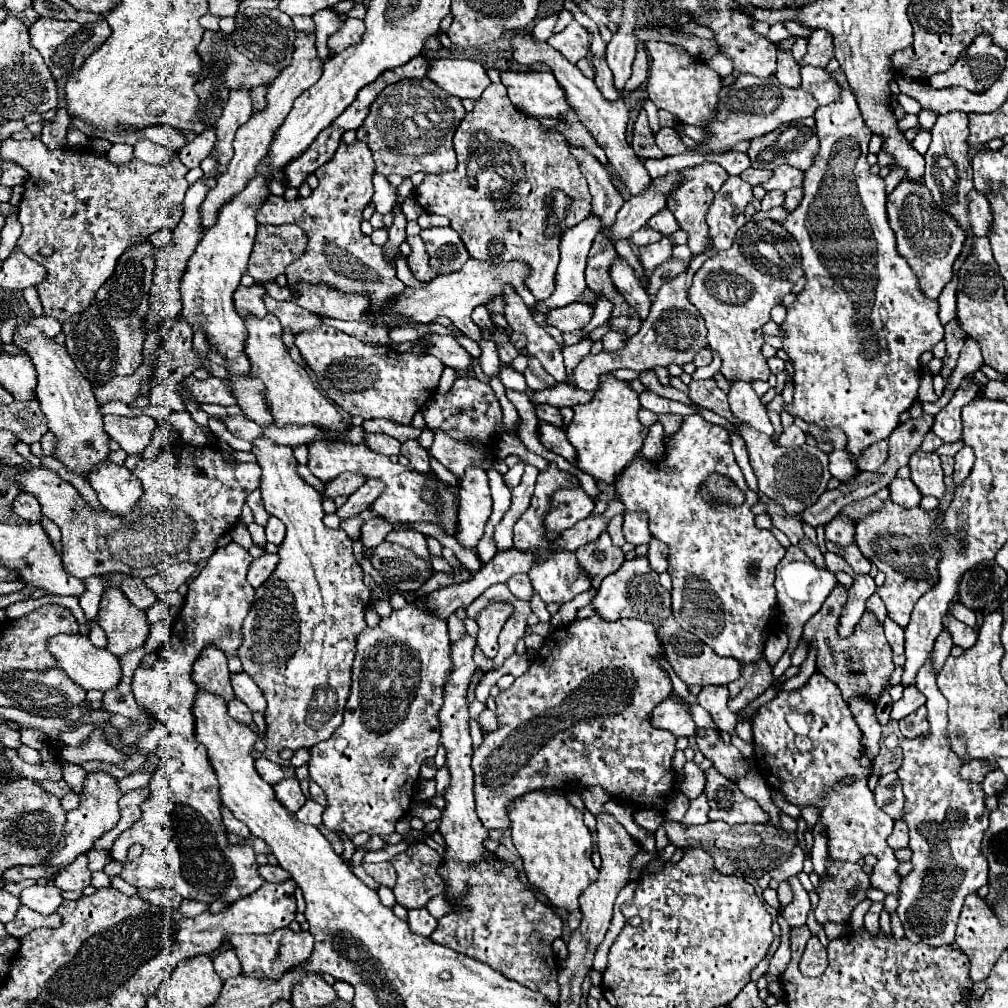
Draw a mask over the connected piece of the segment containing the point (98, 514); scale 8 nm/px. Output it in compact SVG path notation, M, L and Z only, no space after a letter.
M31 468L27 470L27 478L23 478L23 492L31 492L39 498L41 504L41 512L45 518L53 520L61 534L63 534L63 568L79 578L85 580L89 576L95 574L107 574L107 572L123 572L127 574L127 566L123 566L123 562L115 562L115 558L111 558L111 550L107 550L107 546L103 546L103 534L107 534L107 530L115 530L115 526L119 526L119 516L101 508L95 510L91 508L81 494L77 492L75 486L71 486L69 482L63 482L55 472L47 470L47 468Z

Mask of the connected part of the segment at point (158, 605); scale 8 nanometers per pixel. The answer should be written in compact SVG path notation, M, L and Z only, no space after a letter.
M157 600L153 606L149 606L149 608L145 610L145 614L147 614L149 622L155 624L155 622L161 622L161 620L165 620L165 618L169 616L169 606L167 606L165 602Z

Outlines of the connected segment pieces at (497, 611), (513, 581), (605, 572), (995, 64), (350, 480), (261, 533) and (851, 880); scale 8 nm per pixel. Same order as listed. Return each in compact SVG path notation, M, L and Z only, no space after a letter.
M505 602L501 604L489 604L483 608L477 616L475 622L479 624L479 634L477 634L477 646L485 654L485 658L495 658L497 654L497 636L511 616L511 606Z
M513 574L509 578L507 586L519 600L531 600L531 596L533 596L533 586L531 586L527 574Z
M601 534L595 542L581 546L577 552L579 564L589 572L593 588L599 588L603 578L617 572L619 566L625 562L625 554L621 548L611 544L609 534Z
M979 36L947 72L933 74L929 84L935 88L965 86L971 92L983 92L1003 72L1005 58L1007 52L1003 48L995 46L987 36Z
M343 472L339 474L339 478L335 478L335 482L329 482L325 484L325 494L329 498L335 498L335 496L349 496L353 494L359 486L365 484L365 476L359 474L359 472Z
M253 522L253 524L249 524L249 532L251 532L251 538L253 538L253 544L257 544L259 548L263 548L263 552L265 552L265 544L267 544L267 540L265 540L265 528L263 526L259 528Z
M827 858L827 872L829 876L821 880L817 888L819 904L815 908L815 918L821 924L829 920L847 922L853 908L865 900L865 892L871 886L869 876L859 864L831 862L831 858Z

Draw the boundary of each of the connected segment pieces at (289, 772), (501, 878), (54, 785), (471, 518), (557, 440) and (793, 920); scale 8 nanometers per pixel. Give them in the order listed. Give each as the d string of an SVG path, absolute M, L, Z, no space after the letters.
M259 758L255 760L255 770L257 774L267 782L267 784L277 784L285 778L293 778L295 776L295 768L293 766L281 766L275 762L269 762L267 758Z
M465 634L461 640L451 642L451 674L445 684L445 702L439 710L439 724L441 724L441 746L447 750L445 754L445 766L449 770L449 786L443 792L445 798L445 808L441 810L441 820L439 820L439 834L445 840L445 854L439 866L439 876L443 876L447 884L447 898L459 902L449 914L439 918L439 926L431 934L431 940L435 944L447 946L459 954L465 954L469 958L475 958L479 962L489 964L493 970L501 972L505 978L519 982L521 986L527 986L529 990L539 990L551 1004L559 1002L559 984L557 984L557 964L555 964L555 954L551 950L553 940L561 938L563 934L563 922L557 916L557 912L541 902L535 896L535 890L531 884L519 880L519 872L513 866L501 866L495 868L489 860L487 854L489 850L485 848L485 842L489 840L489 832L483 828L483 824L477 818L475 812L475 800L473 800L473 770L471 770L471 736L469 736L469 702L467 702L467 688L471 682L471 676L475 674L477 666L473 662L473 648L475 648L475 638Z
M43 780L43 782L39 782L41 786L43 786L43 790L47 790L47 792L51 792L51 794L55 794L57 798L63 798L71 788L69 788L69 784L65 782L65 780L61 780L61 782L51 782L51 780Z
M471 466L459 482L459 530L455 538L465 548L475 548L491 514L491 492L487 470Z
M541 422L541 424L539 424L539 434L541 434L539 440L541 440L541 444L543 444L547 450L563 456L569 464L575 466L575 448L573 448L571 442L567 440L565 430L555 428L555 426L547 424L547 422Z
M791 876L787 882L793 890L793 902L783 910L783 916L789 922L789 926L803 926L809 914L809 896L805 888L801 888L801 882L797 876Z

